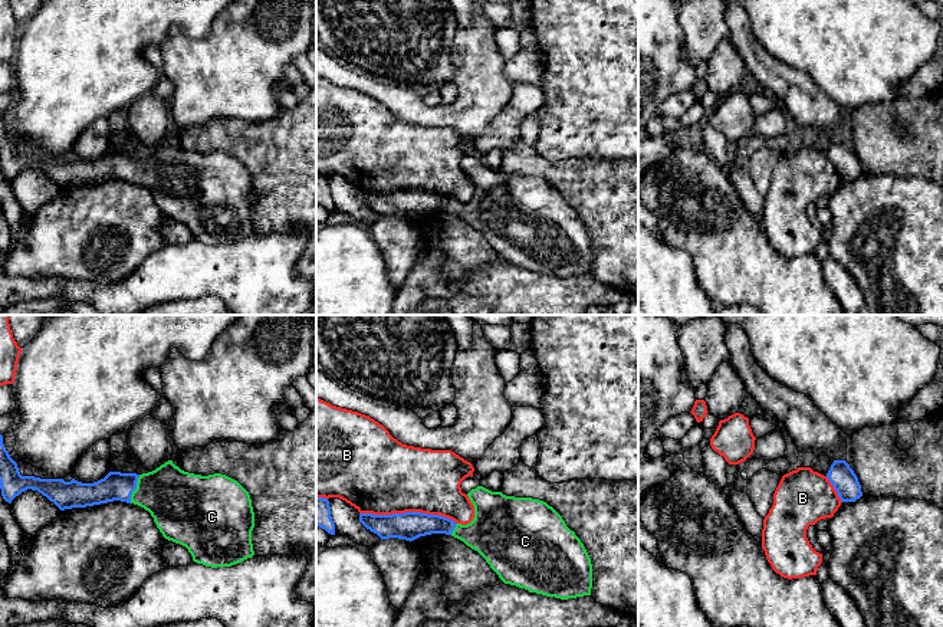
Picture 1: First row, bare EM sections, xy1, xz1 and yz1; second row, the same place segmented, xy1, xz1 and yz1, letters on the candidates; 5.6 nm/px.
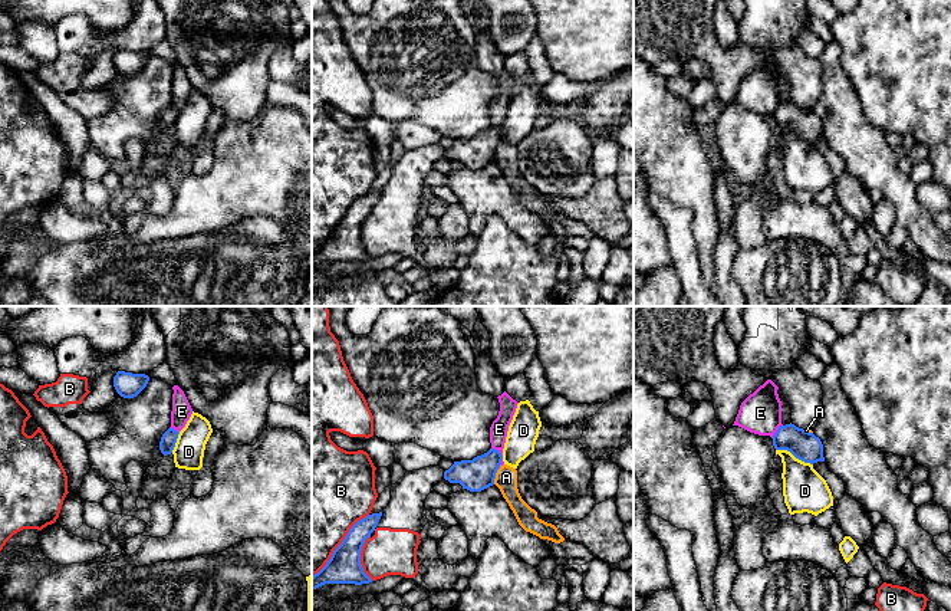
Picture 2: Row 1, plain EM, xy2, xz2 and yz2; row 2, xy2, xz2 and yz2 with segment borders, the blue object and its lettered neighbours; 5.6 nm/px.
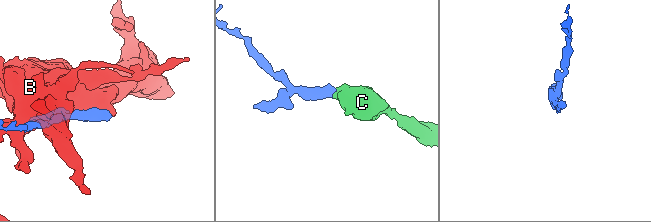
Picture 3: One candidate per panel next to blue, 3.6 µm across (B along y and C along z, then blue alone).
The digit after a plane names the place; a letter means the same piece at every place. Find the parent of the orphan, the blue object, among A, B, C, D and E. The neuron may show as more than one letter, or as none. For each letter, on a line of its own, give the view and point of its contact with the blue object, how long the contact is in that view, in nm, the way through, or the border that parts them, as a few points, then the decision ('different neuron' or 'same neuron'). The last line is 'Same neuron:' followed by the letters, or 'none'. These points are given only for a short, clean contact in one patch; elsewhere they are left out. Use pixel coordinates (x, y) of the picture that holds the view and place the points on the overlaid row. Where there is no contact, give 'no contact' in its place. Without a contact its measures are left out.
A: meets blue in xz2 at (494, 476); contact 90 nm long; border along xz2 (499, 469), (493, 483); different neuron
B: meets blue in xz1 at (408, 512); contact 550 nm long; different neuron
C: meets blue in xy1 at (135, 488); contact 170 nm long; runs through xy1 (115, 486), (135, 488), (166, 492), (177, 501); same neuron
D: meets blue in yz2 at (795, 456); contact 220 nm long; different neuron
E: meets blue in yz2 at (776, 432); contact 100 nm long; border along yz2 (782, 424), (772, 437); different neuron
Same neuron: C

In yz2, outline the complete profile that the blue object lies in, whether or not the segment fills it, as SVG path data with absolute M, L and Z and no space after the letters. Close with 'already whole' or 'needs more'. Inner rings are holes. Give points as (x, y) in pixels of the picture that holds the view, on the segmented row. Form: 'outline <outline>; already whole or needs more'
outline M792 423L780 426L771 438L776 450L787 450L804 463L825 461L820 438Z; already whole

